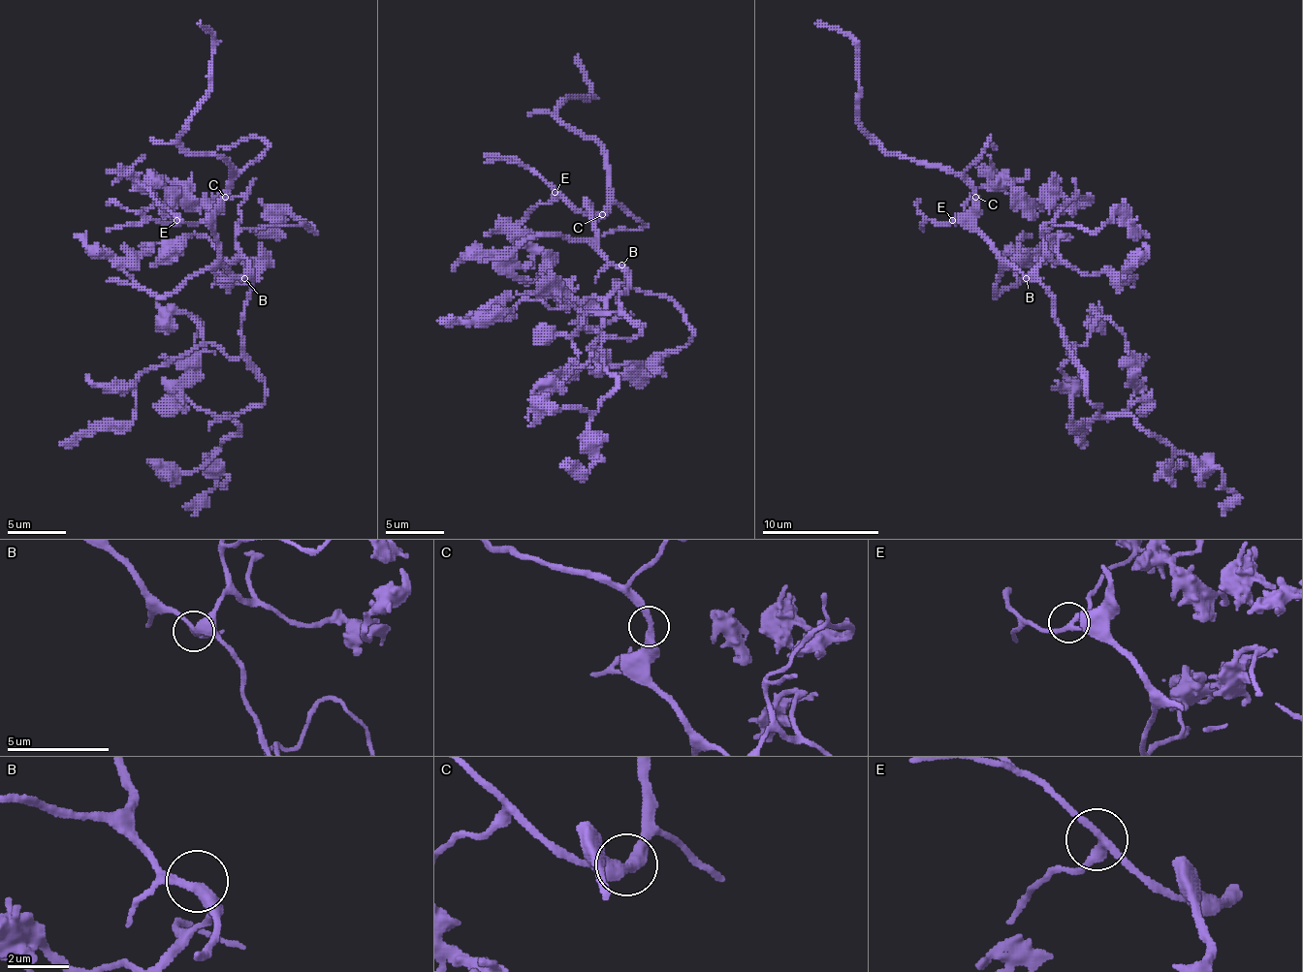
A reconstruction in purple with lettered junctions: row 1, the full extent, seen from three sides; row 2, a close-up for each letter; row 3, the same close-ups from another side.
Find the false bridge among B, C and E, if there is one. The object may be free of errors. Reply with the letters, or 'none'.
none

